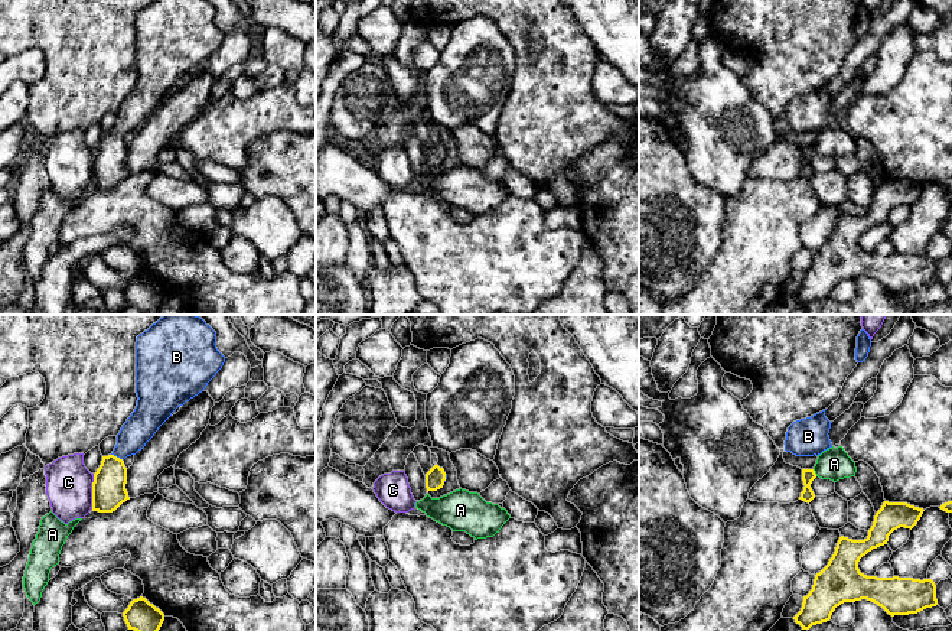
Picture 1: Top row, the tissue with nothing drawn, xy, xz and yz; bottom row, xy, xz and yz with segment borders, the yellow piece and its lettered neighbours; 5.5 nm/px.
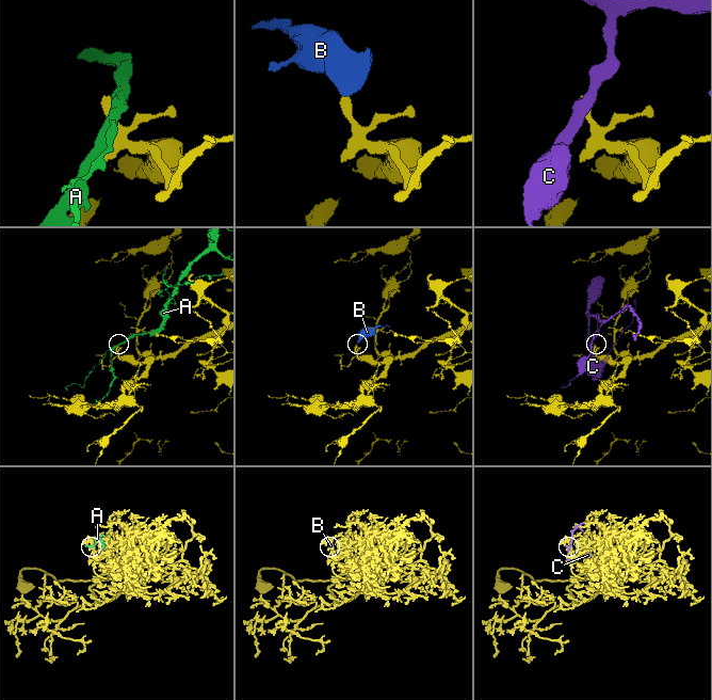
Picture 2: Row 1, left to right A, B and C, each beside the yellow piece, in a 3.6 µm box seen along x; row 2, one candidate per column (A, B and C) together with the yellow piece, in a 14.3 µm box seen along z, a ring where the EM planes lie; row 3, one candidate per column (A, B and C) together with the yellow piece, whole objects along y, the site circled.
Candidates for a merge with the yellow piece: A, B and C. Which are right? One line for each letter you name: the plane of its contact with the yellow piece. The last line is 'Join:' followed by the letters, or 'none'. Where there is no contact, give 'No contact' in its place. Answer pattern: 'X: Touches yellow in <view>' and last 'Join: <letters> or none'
B: Touches yellow in xy
Join: B

